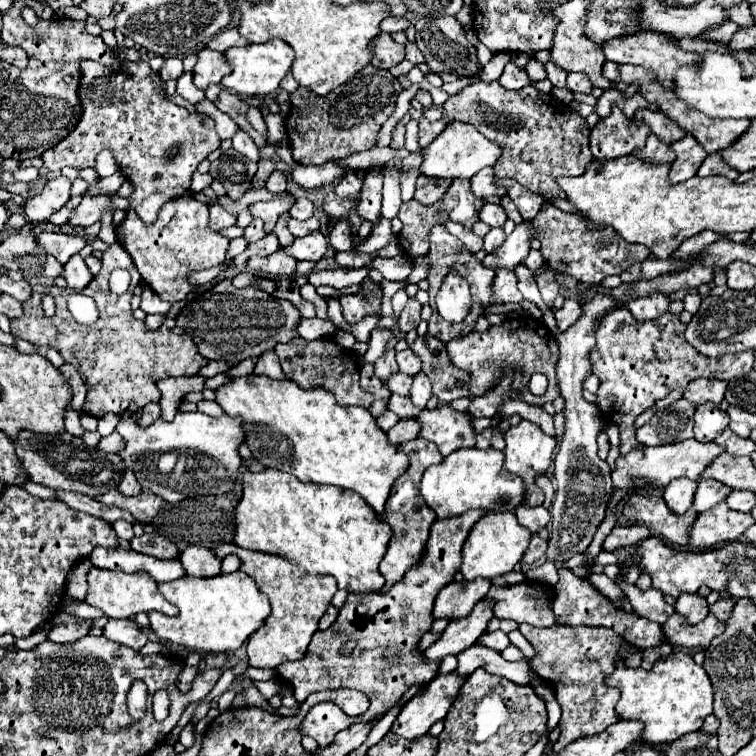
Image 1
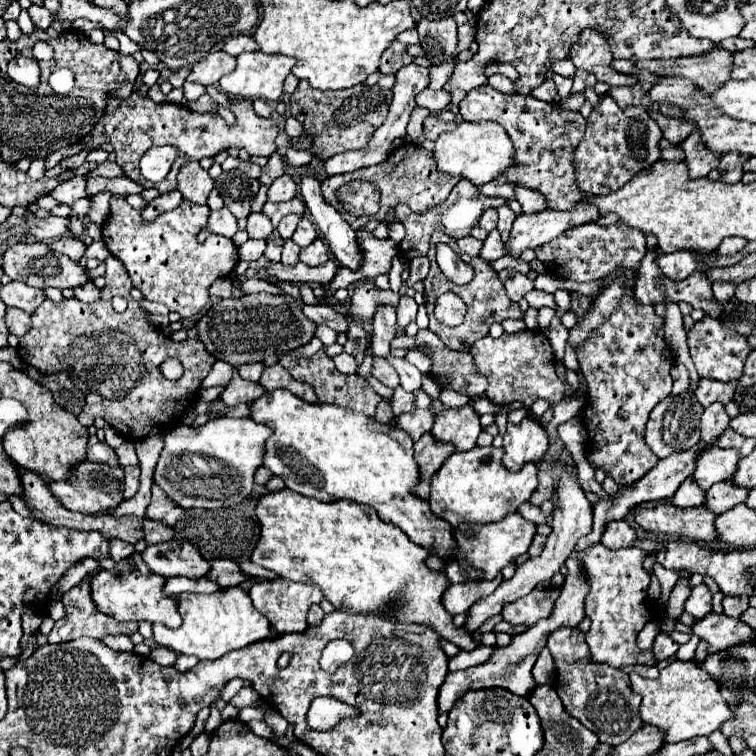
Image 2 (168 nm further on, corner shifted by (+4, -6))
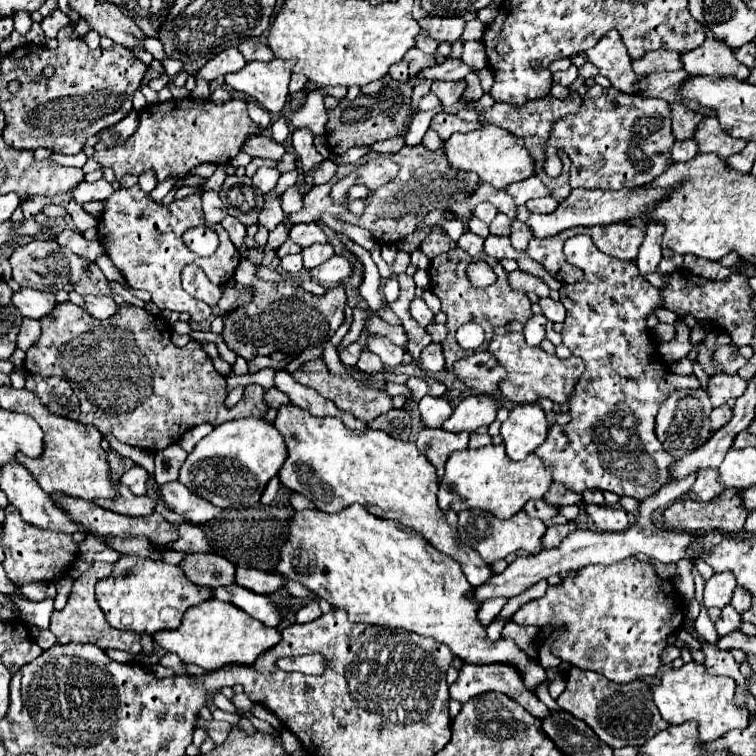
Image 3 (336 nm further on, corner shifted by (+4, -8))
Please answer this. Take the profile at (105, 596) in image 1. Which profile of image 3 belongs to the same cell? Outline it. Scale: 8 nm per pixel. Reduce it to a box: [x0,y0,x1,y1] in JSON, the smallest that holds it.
[96,556,210,634]

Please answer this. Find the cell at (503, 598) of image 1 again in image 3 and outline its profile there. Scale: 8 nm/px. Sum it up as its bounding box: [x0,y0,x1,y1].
[512,556,684,684]

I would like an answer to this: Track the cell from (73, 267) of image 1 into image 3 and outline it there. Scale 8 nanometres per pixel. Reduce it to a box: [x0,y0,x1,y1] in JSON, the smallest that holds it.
[84,296,118,318]

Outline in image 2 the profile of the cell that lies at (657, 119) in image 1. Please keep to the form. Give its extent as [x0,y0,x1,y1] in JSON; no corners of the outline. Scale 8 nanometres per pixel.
[652,112,696,144]

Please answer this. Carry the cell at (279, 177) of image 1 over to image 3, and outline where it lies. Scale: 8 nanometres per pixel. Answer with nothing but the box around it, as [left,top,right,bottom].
[280,186,302,212]

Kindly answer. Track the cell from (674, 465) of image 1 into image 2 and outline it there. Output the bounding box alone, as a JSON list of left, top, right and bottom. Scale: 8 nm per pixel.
[692,446,740,490]

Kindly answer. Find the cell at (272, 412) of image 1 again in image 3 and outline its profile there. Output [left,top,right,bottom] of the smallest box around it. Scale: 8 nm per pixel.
[276,404,492,586]

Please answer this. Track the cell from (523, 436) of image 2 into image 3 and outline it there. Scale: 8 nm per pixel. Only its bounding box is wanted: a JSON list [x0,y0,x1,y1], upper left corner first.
[500,404,548,460]

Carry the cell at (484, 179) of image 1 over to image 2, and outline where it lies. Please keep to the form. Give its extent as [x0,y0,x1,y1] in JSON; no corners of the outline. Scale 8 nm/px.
[480,176,516,200]

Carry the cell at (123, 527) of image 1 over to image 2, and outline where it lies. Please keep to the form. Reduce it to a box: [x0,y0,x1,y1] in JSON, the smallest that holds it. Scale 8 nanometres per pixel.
[108,540,134,562]

